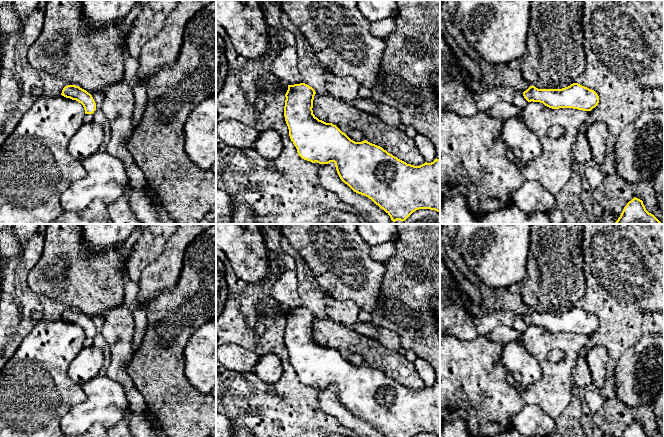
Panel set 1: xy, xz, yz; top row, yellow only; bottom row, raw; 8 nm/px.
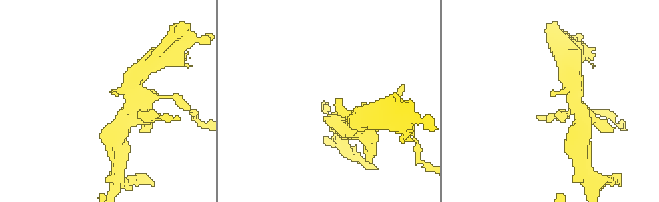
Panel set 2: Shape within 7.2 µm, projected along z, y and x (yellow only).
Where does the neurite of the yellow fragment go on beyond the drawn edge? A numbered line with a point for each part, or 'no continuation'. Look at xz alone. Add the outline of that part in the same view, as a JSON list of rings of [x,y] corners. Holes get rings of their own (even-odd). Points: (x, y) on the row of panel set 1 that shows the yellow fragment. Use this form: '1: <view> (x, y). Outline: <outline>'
1: xz (285, 66). Outline: [[[279,27],[271,28],[271,35],[284,45],[284,49],[271,63],[272,73],[287,85],[304,83],[303,76],[298,69],[298,52],[295,36]]]

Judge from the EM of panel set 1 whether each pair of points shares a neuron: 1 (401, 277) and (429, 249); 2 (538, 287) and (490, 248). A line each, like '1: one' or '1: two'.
1: one
2: two

